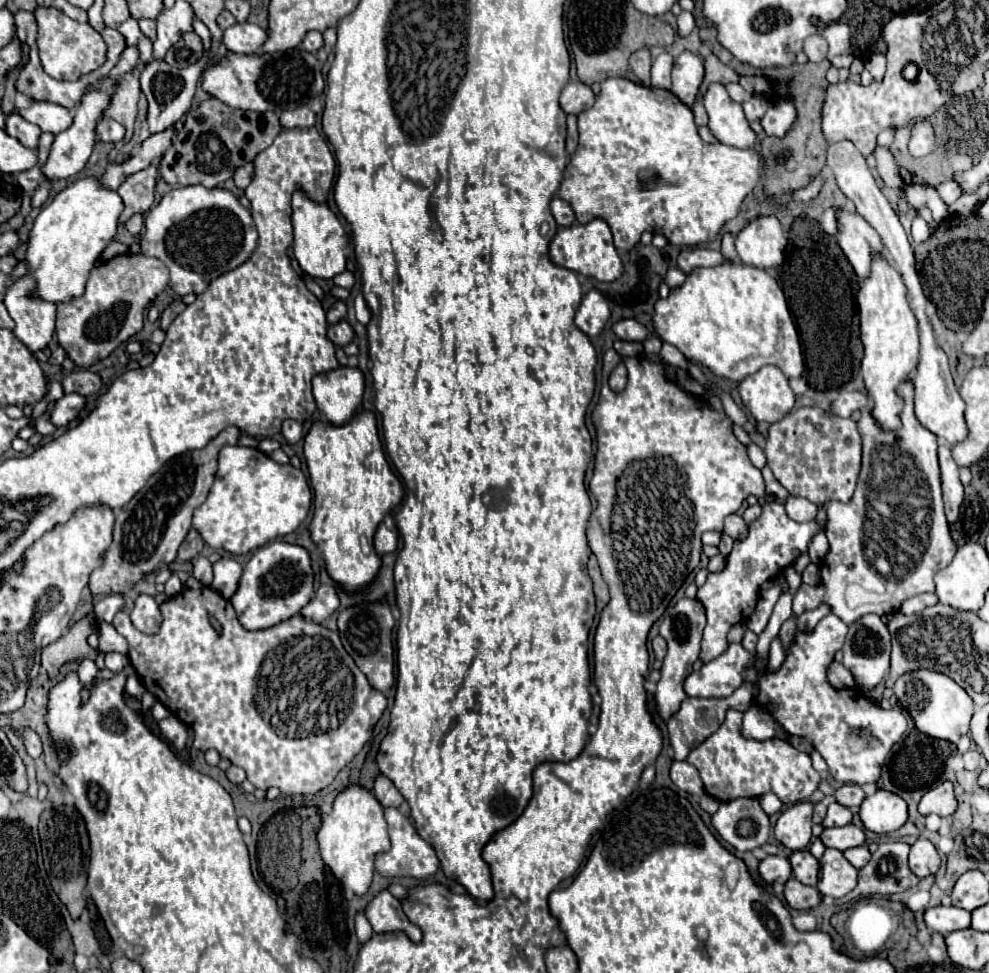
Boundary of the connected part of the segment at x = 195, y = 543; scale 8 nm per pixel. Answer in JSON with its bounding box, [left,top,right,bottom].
[178,528,204,560]

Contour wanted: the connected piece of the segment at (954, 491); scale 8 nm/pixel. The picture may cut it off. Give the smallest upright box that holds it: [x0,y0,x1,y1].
[938,446,964,524]

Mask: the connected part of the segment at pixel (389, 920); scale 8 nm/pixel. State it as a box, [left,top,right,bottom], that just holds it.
[364,890,422,942]

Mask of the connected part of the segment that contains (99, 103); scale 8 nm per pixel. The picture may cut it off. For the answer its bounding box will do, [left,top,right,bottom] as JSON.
[40,48,140,182]

